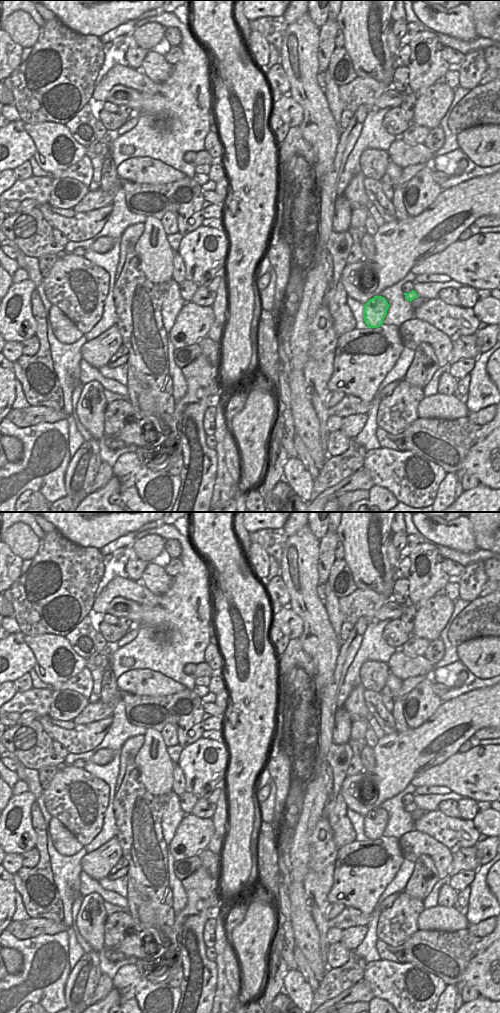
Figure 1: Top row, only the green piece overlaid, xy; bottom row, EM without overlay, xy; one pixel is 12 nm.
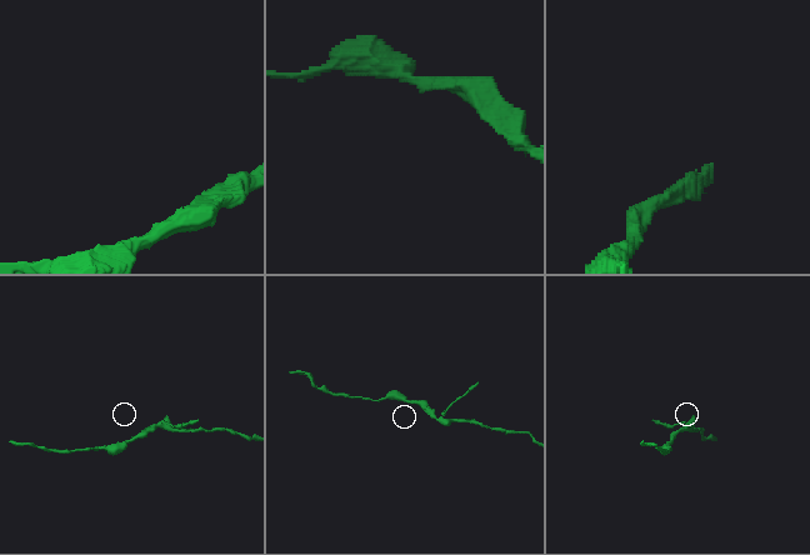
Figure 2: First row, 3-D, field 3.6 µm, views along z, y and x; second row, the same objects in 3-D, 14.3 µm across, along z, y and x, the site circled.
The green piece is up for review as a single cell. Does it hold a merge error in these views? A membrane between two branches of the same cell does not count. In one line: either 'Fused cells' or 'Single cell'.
Fused cells

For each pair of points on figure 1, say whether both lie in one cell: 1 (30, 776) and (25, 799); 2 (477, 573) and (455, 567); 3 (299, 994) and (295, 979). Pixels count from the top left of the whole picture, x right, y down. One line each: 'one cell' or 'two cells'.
1: two cells
2: two cells
3: one cell

